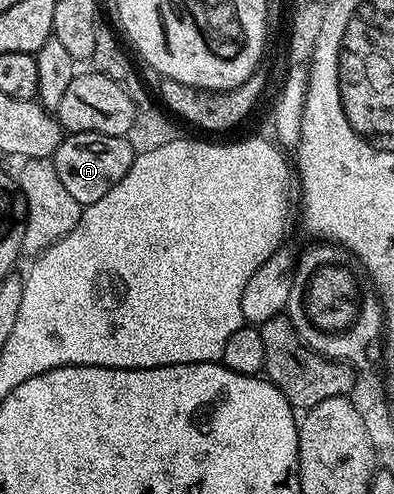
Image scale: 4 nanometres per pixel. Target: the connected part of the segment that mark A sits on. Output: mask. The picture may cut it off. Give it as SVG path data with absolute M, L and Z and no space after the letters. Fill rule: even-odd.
M76 131L63 138L52 160L56 174L68 189L69 195L85 205L100 201L100 197L104 197L104 193L108 193L108 189L112 189L112 185L116 185L116 181L128 173L134 157L132 145L123 136Z

